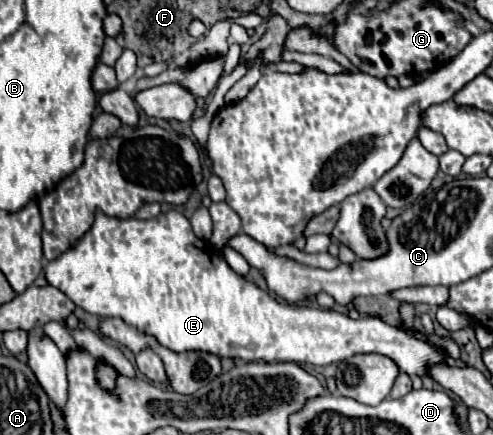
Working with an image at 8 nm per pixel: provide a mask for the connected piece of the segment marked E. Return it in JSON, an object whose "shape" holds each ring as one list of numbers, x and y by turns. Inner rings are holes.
{"shape":[[177,210,161,212,151,220,119,220,97,214,91,230,83,234,75,246,45,264,45,278,85,312,101,318,123,318,127,324,155,336,159,344,175,352,201,350,219,358,241,358,245,362,309,362,315,366,341,362,359,352,373,352,391,358,399,370,409,376,425,376,425,366,445,360,443,354,429,344,407,336,397,326,389,326,379,318,353,320,335,310,279,304,265,290,235,274,219,250,211,242,199,240,191,230,189,220]]}

